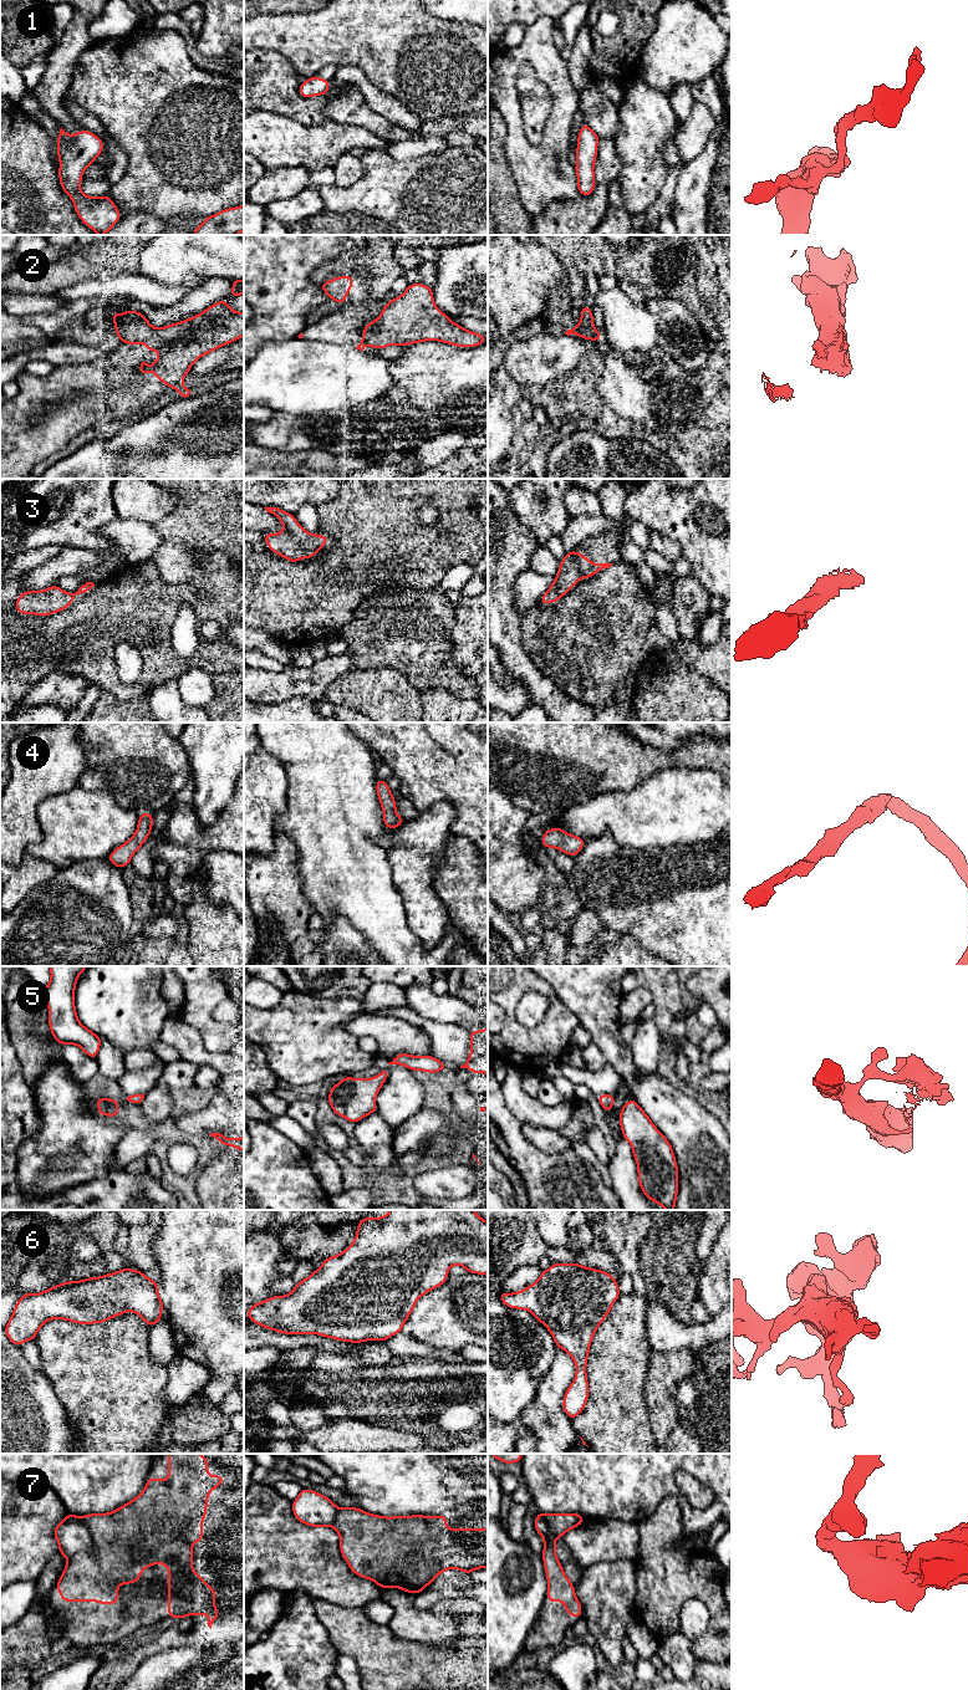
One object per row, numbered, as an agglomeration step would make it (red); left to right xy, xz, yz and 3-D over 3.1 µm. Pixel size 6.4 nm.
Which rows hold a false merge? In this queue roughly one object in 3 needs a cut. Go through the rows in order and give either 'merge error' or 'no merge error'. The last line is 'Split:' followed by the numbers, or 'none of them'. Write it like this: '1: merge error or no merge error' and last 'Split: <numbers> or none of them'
1: no merge error
2: merge error
3: no merge error
4: no merge error
5: no merge error
6: no merge error
7: merge error
Split: 2, 7

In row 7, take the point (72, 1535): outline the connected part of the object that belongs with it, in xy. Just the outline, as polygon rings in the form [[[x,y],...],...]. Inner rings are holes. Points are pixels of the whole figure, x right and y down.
[[[71,1513],[65,1516],[54,1528],[54,1536],[58,1543],[58,1552],[66,1558],[92,1548],[91,1532],[81,1516]]]

